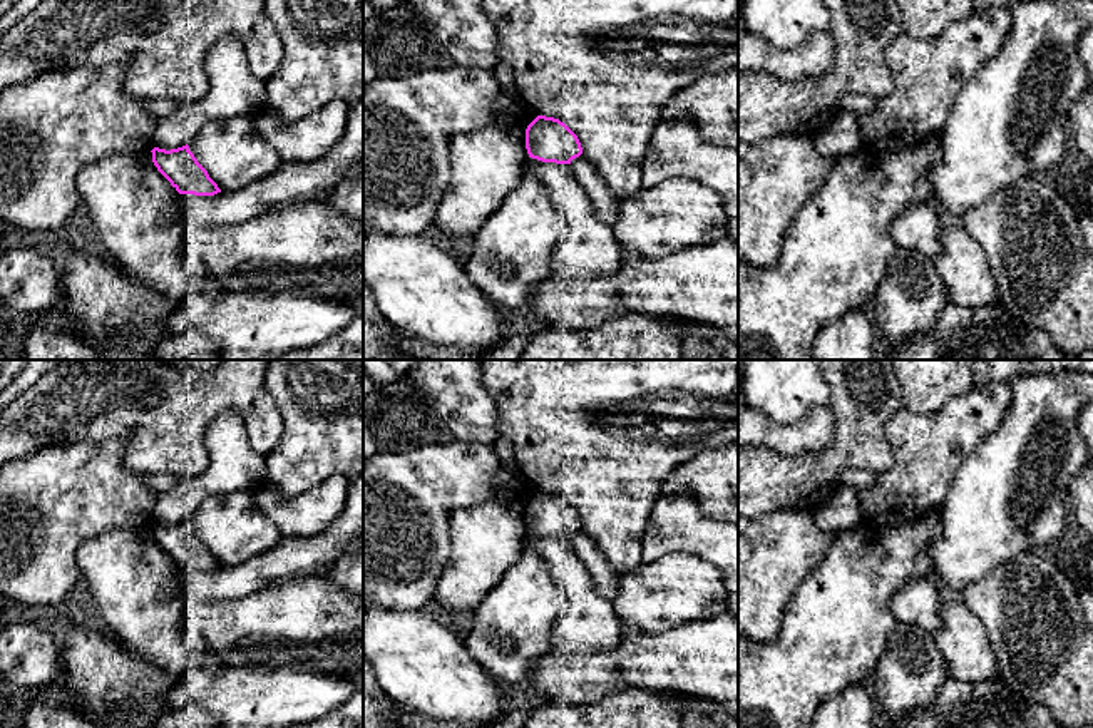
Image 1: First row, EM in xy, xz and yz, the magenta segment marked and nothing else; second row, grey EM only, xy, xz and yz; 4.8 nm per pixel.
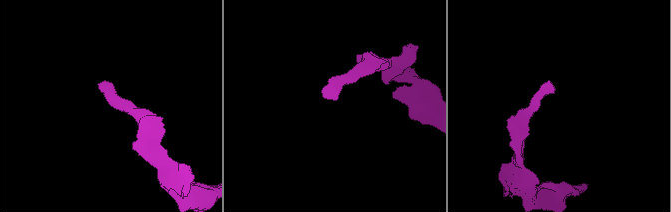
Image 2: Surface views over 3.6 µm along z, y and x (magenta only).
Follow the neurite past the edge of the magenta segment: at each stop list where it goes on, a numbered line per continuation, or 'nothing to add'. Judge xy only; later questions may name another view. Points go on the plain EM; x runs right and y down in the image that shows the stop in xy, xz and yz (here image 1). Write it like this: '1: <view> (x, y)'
nothing to add

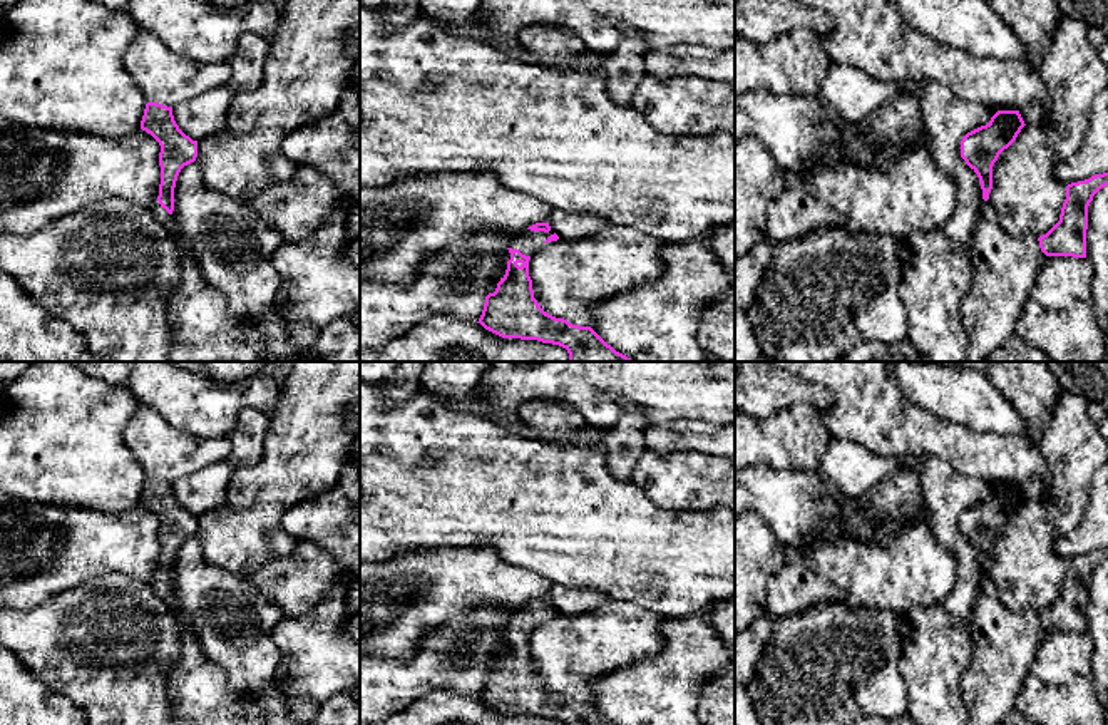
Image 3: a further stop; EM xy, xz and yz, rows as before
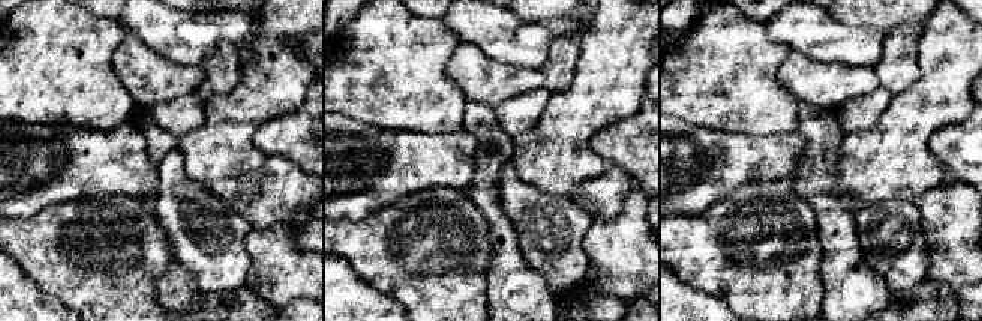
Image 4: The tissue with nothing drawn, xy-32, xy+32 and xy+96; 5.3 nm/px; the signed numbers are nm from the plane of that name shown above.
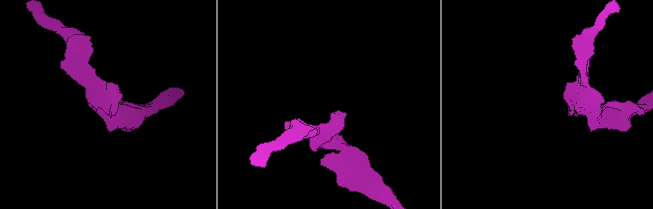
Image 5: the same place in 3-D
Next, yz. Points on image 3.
1: yz (1005, 642)

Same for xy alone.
1: xy (198, 689)

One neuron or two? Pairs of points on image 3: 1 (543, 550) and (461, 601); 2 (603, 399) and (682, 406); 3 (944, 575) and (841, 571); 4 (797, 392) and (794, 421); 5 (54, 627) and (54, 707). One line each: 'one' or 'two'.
1: two
2: one
3: one
4: two
5: two

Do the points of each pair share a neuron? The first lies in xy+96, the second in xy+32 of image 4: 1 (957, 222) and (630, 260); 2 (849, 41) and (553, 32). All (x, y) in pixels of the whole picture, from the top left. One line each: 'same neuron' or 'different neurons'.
1: same neuron
2: same neuron

